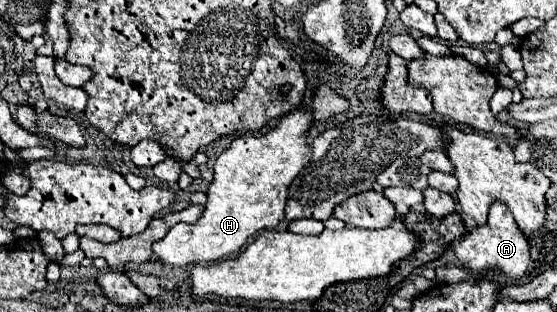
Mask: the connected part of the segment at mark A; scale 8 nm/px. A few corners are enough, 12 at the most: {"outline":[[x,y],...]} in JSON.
{"outline":[[505,204],[455,244],[461,266],[521,280],[529,244]]}

